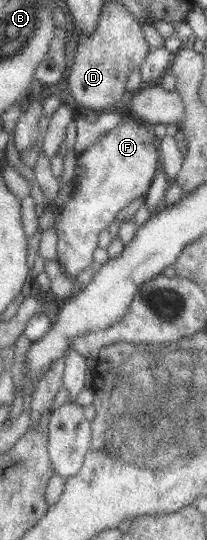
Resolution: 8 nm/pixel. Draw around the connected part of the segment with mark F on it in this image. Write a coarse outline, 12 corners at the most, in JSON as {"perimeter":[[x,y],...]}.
{"perimeter":[[124,118],[76,153],[53,223],[69,278],[160,166],[149,127]]}

